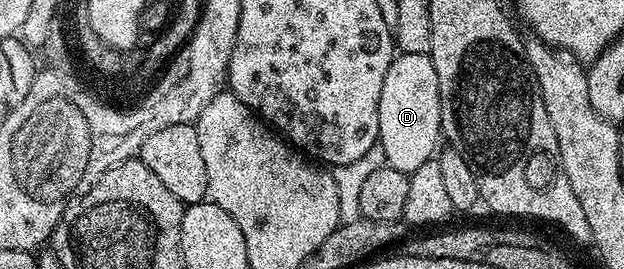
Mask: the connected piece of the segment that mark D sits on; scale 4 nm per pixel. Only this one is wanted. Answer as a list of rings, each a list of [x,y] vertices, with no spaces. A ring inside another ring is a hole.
[[[400,53],[395,56],[386,69],[386,81],[382,81],[382,97],[378,97],[378,129],[380,137],[378,146],[385,153],[385,164],[405,173],[426,165],[426,161],[437,154],[436,142],[441,142],[442,105],[438,93],[438,73],[434,73],[434,61],[431,54]]]

